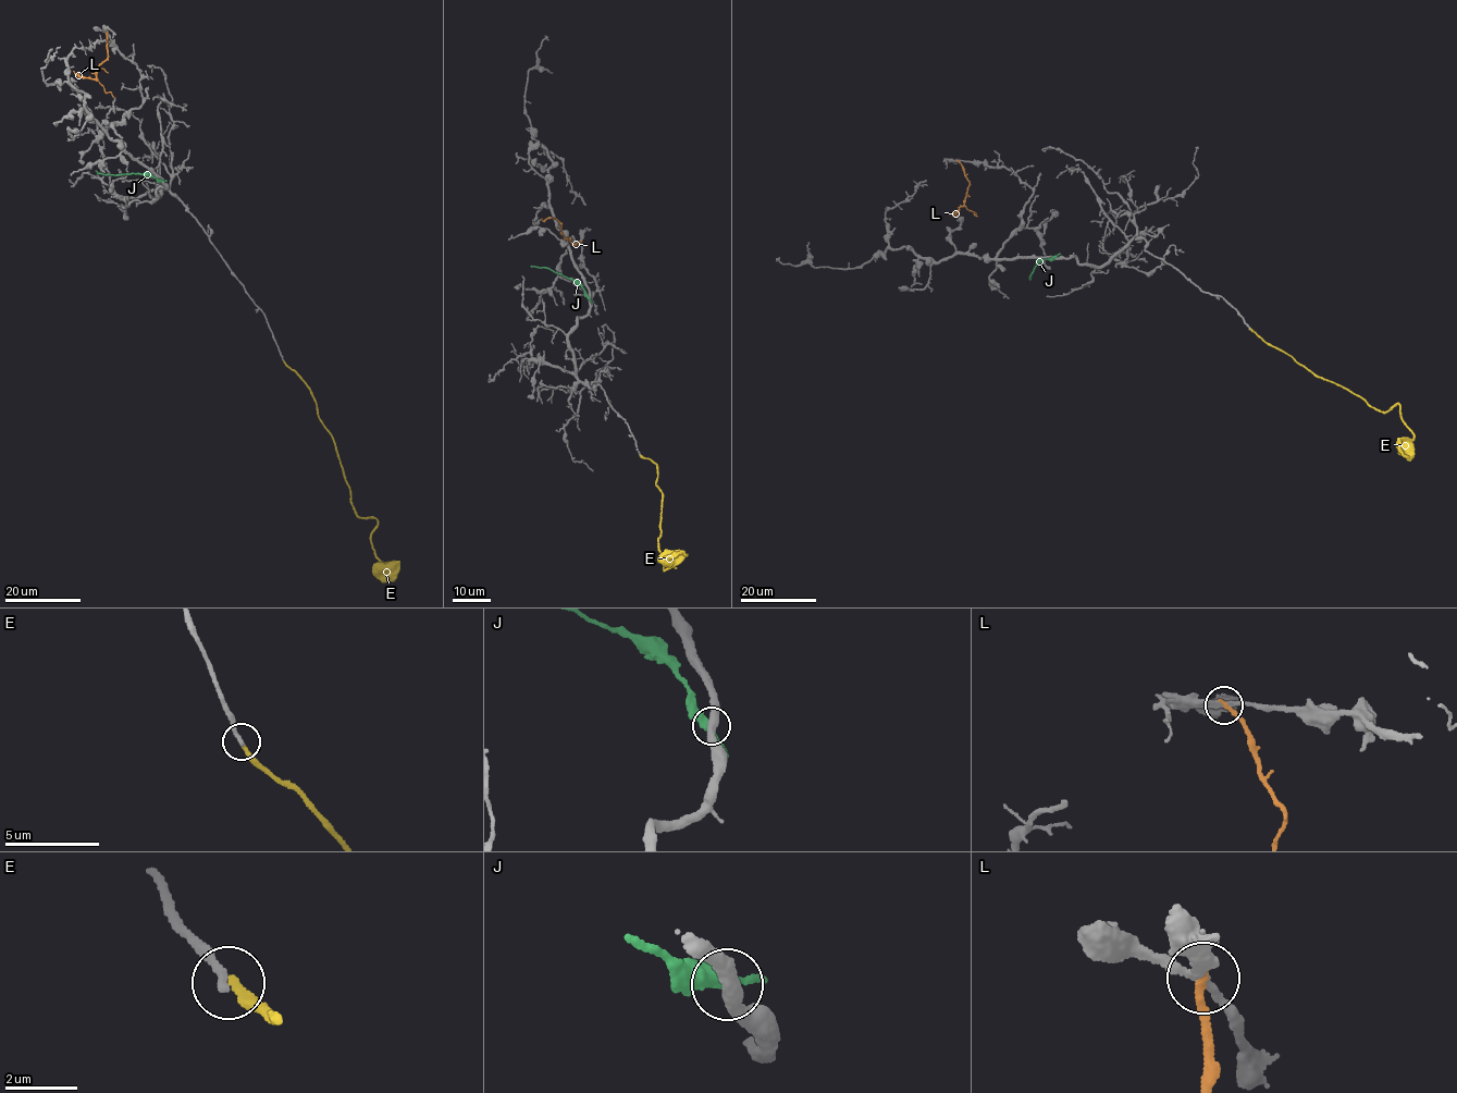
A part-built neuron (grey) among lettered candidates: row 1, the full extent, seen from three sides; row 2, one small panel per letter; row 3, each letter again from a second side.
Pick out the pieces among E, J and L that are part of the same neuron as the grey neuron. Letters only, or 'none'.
E

